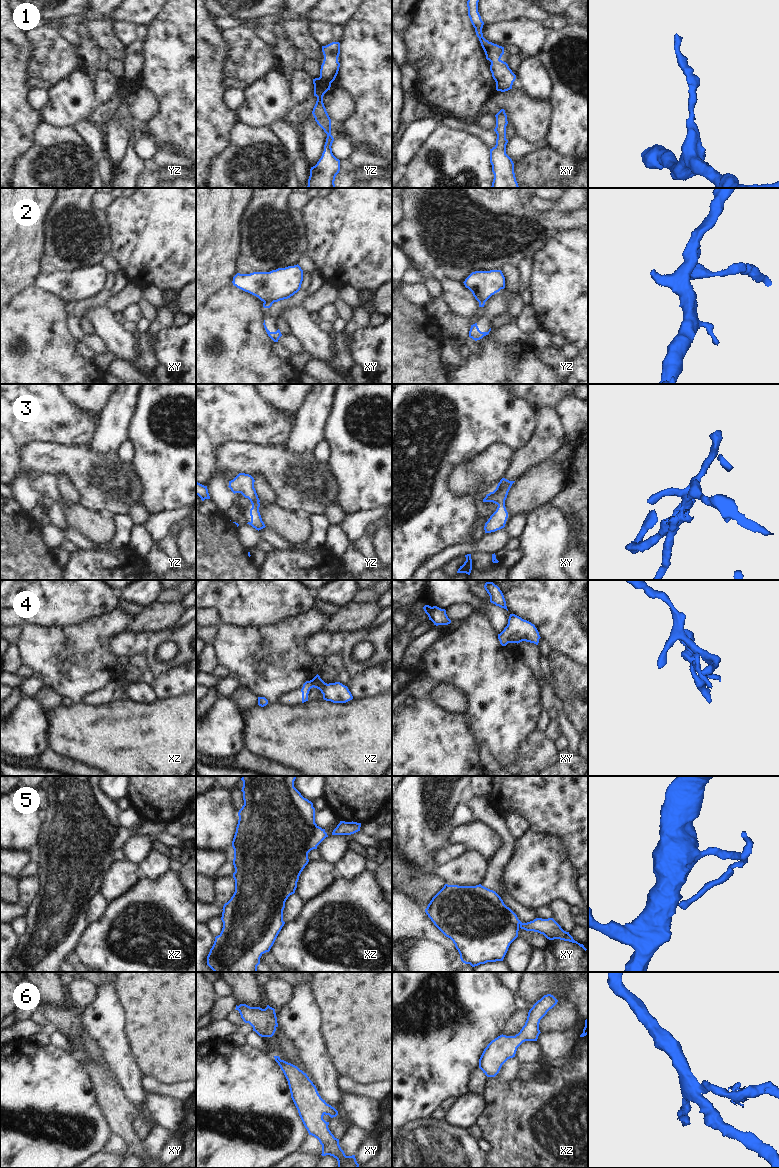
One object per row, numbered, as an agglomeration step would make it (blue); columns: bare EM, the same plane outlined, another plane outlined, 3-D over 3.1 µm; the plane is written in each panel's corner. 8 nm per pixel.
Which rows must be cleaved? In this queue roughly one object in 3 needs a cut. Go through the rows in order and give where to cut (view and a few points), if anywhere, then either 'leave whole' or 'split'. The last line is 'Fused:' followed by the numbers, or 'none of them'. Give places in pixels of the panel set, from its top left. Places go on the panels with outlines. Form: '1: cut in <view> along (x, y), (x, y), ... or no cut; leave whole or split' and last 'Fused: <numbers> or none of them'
1: no cut; leave whole
2: cut in xy along (264, 301), (272, 303); split
3: no cut; leave whole
4: no cut; leave whole
5: no cut; leave whole
6: no cut; leave whole
Fused: 2

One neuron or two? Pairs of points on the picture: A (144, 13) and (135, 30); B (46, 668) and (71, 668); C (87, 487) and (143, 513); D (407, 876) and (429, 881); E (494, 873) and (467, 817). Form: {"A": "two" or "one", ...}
{"A": "two", "B": "one", "C": "two", "D": "one", "E": "two"}

